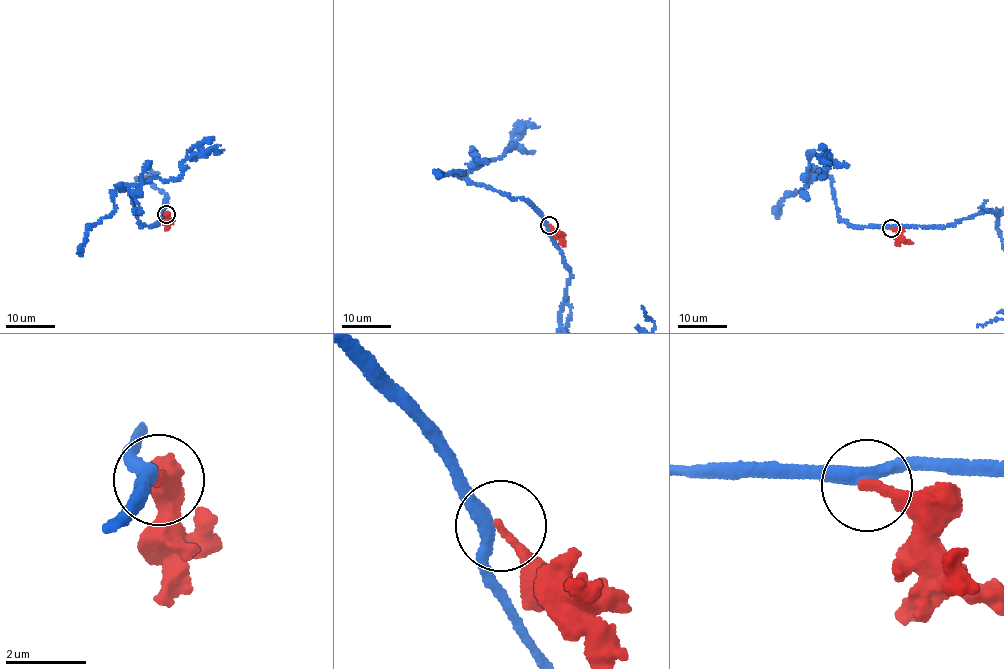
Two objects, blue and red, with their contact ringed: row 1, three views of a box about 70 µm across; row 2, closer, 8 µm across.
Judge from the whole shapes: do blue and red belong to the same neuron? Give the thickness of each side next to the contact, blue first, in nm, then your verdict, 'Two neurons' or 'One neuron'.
Thickness 340 nm (blue) against 240 nm. Two neurons

